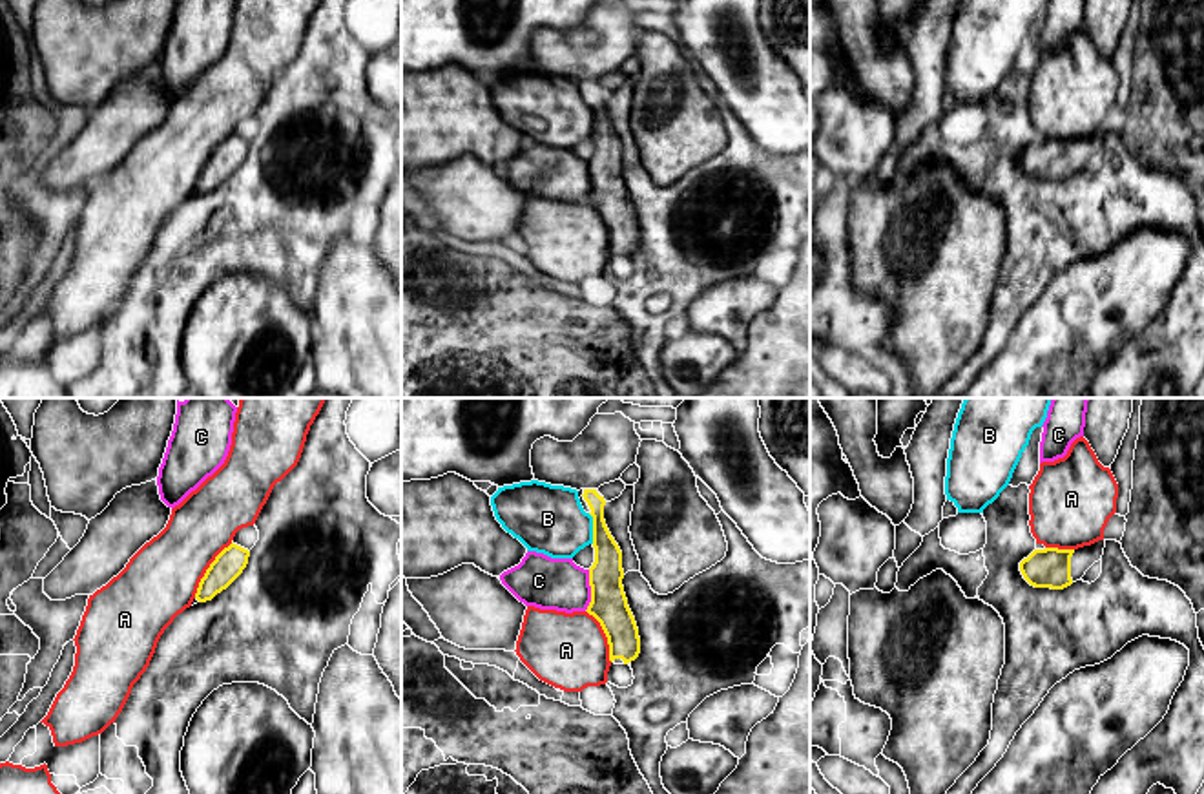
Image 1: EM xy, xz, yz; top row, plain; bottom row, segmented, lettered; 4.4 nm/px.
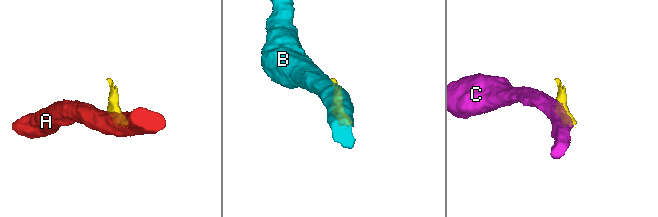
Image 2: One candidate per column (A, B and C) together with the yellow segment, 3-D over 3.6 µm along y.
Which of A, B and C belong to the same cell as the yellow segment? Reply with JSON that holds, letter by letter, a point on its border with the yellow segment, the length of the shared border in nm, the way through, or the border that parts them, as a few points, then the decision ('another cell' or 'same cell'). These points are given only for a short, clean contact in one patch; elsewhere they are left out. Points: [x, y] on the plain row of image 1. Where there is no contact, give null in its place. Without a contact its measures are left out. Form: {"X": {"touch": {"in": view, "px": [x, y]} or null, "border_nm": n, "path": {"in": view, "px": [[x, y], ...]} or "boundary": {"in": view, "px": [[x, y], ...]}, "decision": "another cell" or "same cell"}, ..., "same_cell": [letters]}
{"A": {"touch": {"in": "xy", "px": [207, 161]}, "border_nm": 300, "decision": "another cell"}, "B": {"touch": {"in": "xz", "px": [593, 119]}, "border_nm": 140, "boundary": {"in": "xz", "px": [[588, 104], [591, 108], [593, 134]]}, "decision": "another cell"}, "C": {"touch": {"in": "xz", "px": [591, 181]}, "border_nm": 190, "boundary": {"in": "xz", "px": [[590, 161], [590, 196], [584, 201]]}, "decision": "another cell"}, "same_cell": []}

